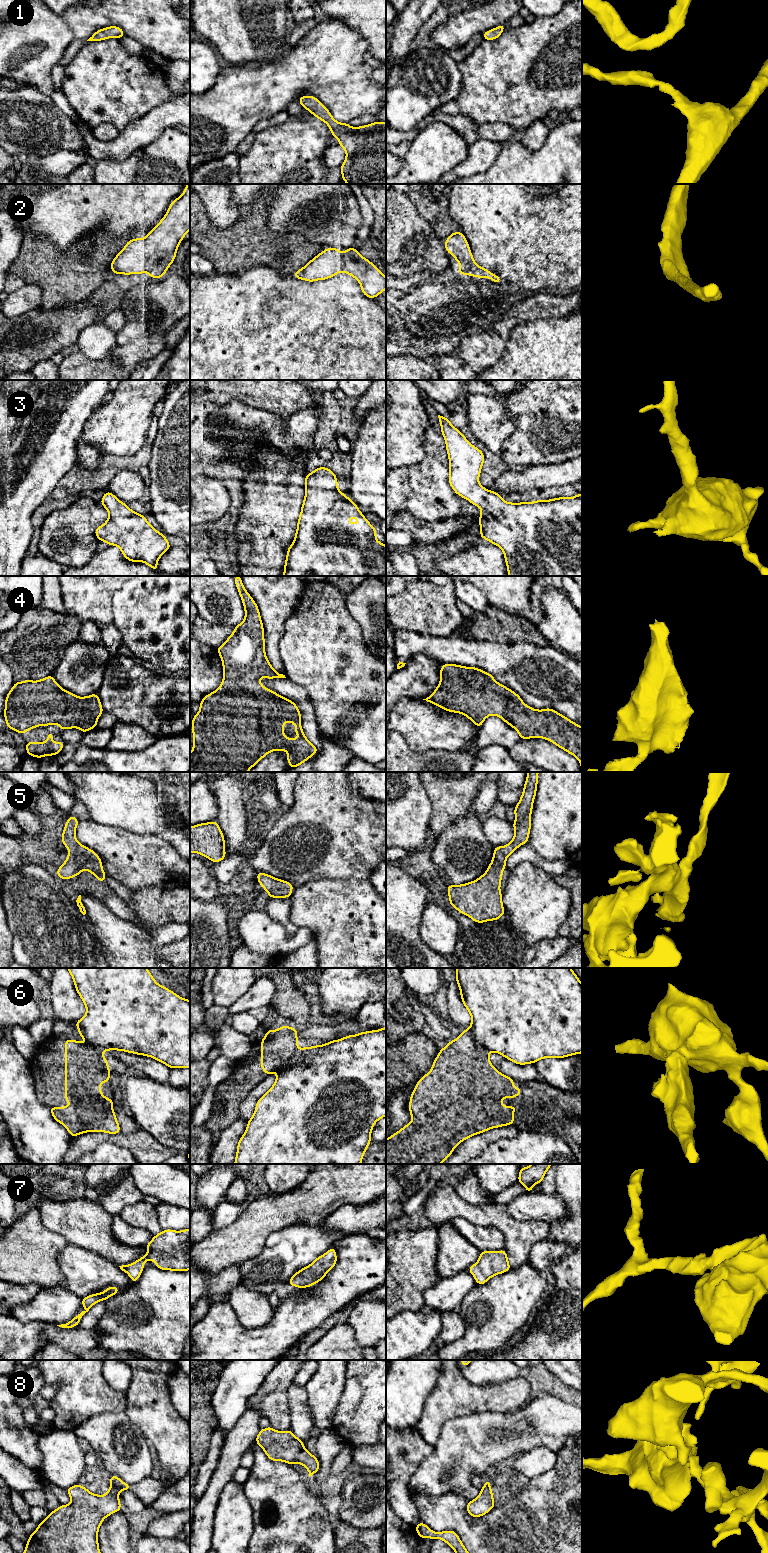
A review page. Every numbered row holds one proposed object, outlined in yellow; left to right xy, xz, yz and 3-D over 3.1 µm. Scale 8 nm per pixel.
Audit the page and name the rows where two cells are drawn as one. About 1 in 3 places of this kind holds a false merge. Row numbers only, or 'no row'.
6

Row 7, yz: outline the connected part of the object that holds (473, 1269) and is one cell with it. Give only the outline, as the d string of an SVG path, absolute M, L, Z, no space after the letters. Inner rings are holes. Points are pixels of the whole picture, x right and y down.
M506 1250L480 1251L476 1264L469 1267L468 1271L474 1276L479 1285L485 1284L495 1275L505 1273L511 1269Z

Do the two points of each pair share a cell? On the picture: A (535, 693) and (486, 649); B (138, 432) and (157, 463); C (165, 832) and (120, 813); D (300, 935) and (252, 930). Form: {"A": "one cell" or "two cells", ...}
{"A": "one cell", "B": "two cells", "C": "one cell", "D": "one cell"}

